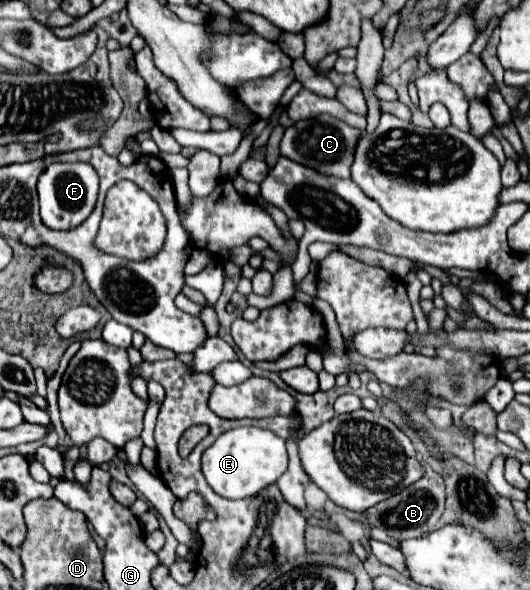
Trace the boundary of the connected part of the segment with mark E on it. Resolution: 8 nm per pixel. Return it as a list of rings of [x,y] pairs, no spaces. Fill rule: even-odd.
[[[245,426],[223,432],[213,446],[203,452],[201,470],[207,484],[225,498],[247,498],[257,494],[261,488],[277,482],[277,478],[287,470],[289,458],[285,440],[269,430]]]

